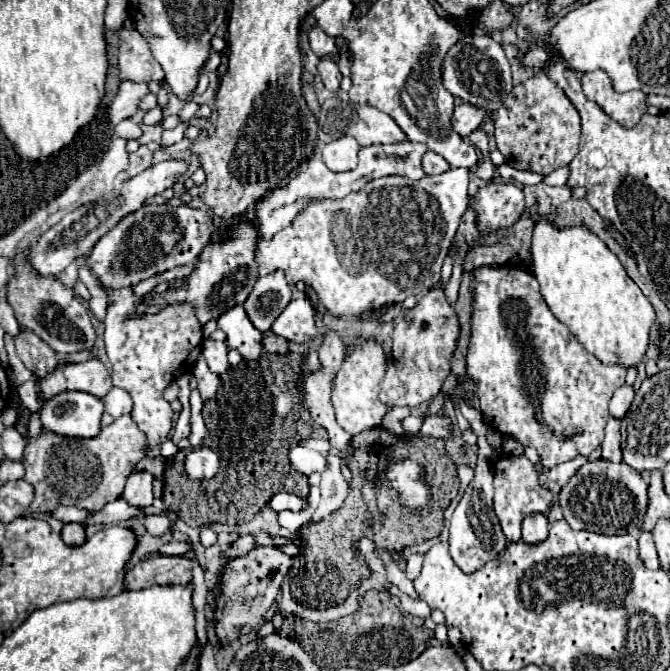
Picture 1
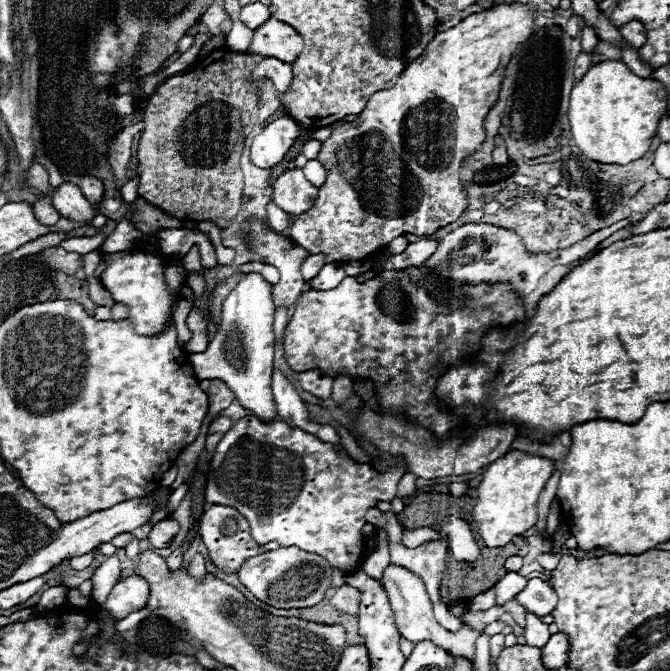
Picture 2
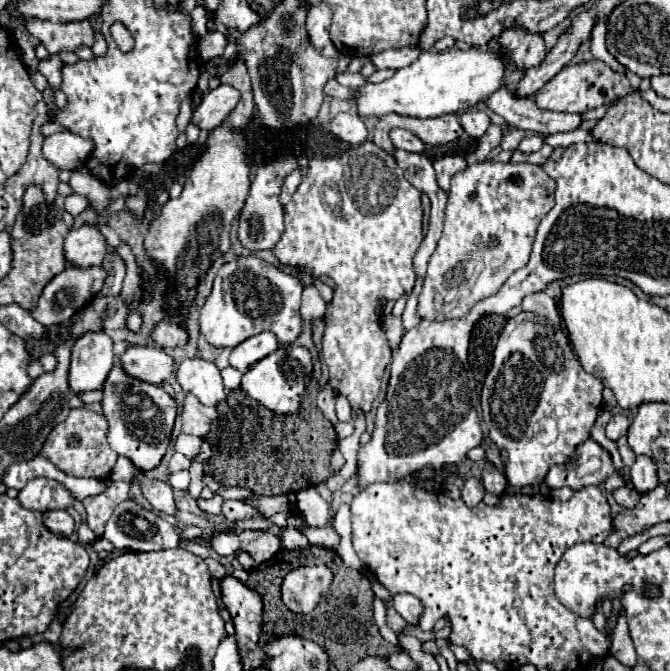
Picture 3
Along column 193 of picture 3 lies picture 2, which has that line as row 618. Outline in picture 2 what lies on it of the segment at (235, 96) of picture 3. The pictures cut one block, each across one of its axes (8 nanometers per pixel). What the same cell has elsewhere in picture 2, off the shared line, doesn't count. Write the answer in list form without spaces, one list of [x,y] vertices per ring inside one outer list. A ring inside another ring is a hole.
[[[132,574],[132,576],[122,578],[112,588],[112,592],[106,600],[106,610],[116,620],[122,620],[130,612],[136,612],[136,610],[144,608],[148,598],[150,598],[150,584],[144,578]]]

